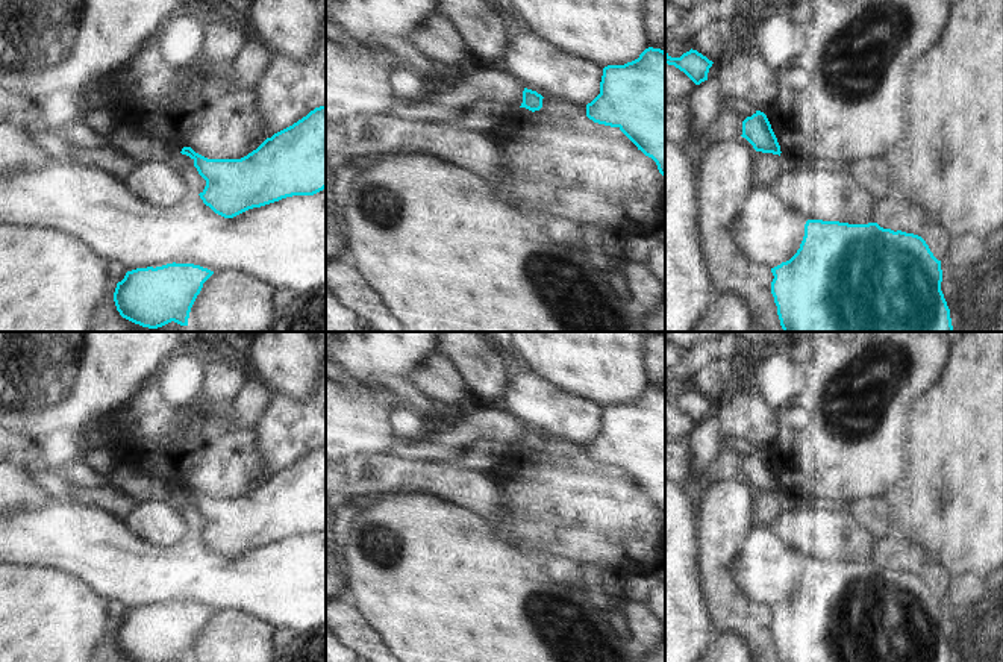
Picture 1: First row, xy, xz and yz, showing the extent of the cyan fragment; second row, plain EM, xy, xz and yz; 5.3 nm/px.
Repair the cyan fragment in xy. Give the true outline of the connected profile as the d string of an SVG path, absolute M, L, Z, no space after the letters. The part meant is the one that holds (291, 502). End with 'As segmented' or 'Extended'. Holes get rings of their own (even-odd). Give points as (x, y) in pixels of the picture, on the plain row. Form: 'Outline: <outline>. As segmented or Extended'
Outline: M326 445L241 498L208 498L191 486L180 492L194 500L206 520L198 533L203 542L224 557L286 536L314 535L326 527Z. As segmented

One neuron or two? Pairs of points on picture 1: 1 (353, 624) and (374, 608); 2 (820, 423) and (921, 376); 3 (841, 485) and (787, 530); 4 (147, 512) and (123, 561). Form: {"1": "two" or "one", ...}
{"1": "two", "2": "one", "3": "two", "4": "two"}

